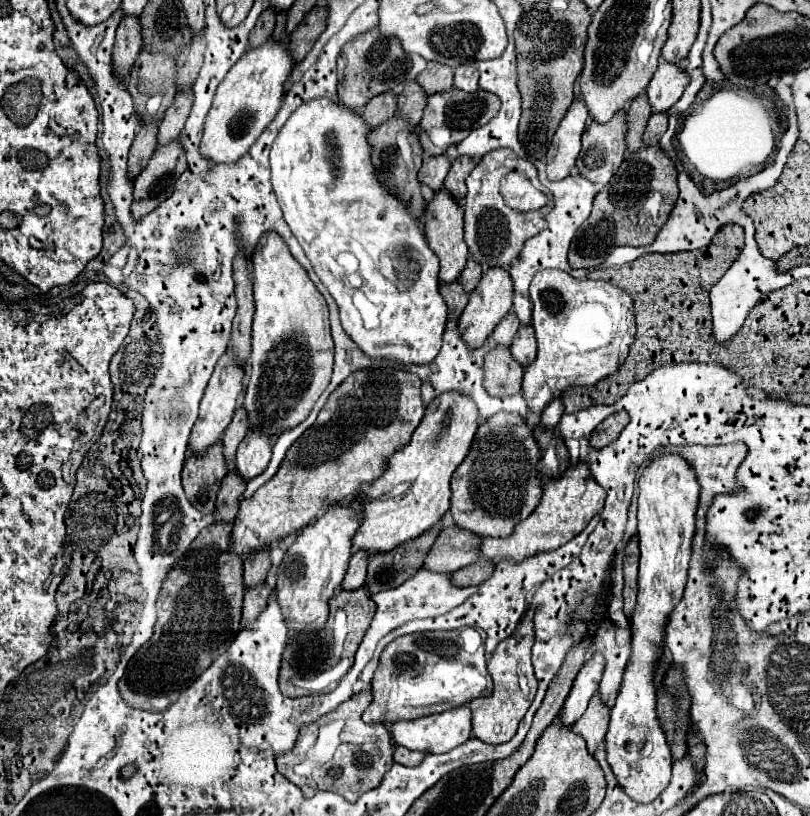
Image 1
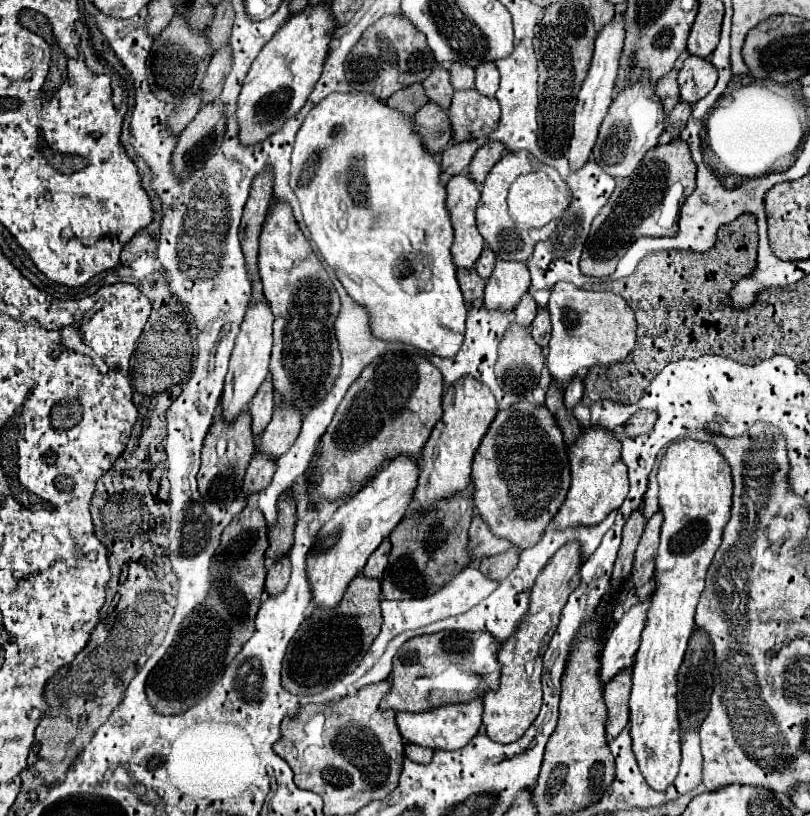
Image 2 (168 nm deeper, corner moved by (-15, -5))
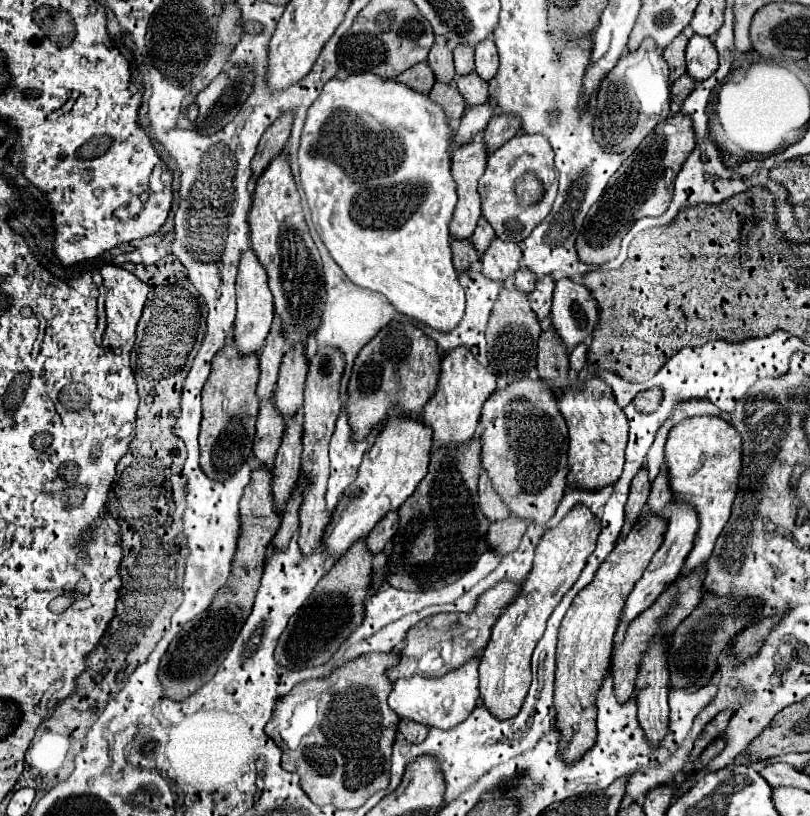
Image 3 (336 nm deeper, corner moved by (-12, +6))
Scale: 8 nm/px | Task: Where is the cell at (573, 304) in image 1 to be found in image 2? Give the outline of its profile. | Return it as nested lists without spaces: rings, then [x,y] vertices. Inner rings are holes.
[[[558,282],[552,288],[548,312],[552,320],[552,338],[546,366],[558,388],[566,388],[568,382],[594,366],[608,368],[624,362],[636,346],[636,314],[620,294],[582,290],[570,282]]]

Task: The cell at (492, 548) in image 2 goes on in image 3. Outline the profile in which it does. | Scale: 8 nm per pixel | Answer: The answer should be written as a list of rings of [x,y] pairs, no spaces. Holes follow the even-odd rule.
[[[481,471],[479,477],[479,505],[491,521],[501,521],[509,515],[509,509],[505,509],[505,503],[501,501],[501,497],[497,497],[493,485],[489,485],[489,475],[485,475],[485,471]]]

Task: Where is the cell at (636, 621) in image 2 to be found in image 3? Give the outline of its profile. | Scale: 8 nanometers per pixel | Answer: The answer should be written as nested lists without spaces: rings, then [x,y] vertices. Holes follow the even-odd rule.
[[[671,499],[671,519],[669,519],[669,529],[665,533],[665,541],[663,541],[661,549],[655,553],[649,567],[645,569],[643,577],[635,583],[635,589],[631,591],[631,595],[623,607],[621,625],[629,625],[639,613],[649,609],[649,605],[655,603],[659,593],[665,591],[677,579],[677,575],[681,573],[681,565],[685,563],[685,557],[689,555],[689,549],[693,549],[693,537],[697,535],[697,529],[699,529],[697,513],[693,513],[693,509],[685,509],[685,505],[673,505],[673,499]]]

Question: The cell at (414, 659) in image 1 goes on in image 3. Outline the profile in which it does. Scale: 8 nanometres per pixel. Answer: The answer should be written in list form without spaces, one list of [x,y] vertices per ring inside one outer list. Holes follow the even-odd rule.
[[[501,581],[501,585],[493,585],[493,589],[487,589],[477,599],[476,607],[470,613],[439,613],[439,615],[433,615],[429,619],[419,621],[407,633],[407,639],[405,639],[405,643],[401,647],[399,663],[387,671],[389,679],[395,681],[399,677],[427,675],[427,671],[419,669],[419,659],[423,657],[423,653],[429,653],[429,651],[437,651],[439,657],[447,659],[449,663],[445,663],[445,667],[453,665],[451,657],[459,657],[459,667],[461,667],[465,661],[469,661],[469,657],[479,655],[489,643],[491,627],[501,617],[501,613],[507,609],[507,605],[511,605],[515,601],[515,597],[519,595],[519,589],[521,589],[521,585],[509,585],[509,581]]]

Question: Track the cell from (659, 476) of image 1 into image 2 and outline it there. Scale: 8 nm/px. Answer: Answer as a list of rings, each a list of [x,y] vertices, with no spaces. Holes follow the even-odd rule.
[[[680,440],[668,446],[658,468],[658,502],[664,516],[660,548],[654,570],[654,592],[642,642],[632,668],[630,736],[638,768],[656,792],[674,784],[680,768],[680,724],[676,704],[676,674],[682,664],[688,638],[694,630],[694,612],[704,590],[706,570],[720,546],[722,530],[730,516],[732,478],[728,462],[716,446],[696,440]]]

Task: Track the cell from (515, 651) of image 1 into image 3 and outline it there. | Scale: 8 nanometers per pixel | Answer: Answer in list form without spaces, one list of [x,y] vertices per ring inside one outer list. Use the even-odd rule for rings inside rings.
[[[575,505],[559,525],[545,529],[541,541],[535,547],[533,569],[525,583],[521,585],[521,593],[507,607],[507,611],[499,617],[499,621],[491,629],[491,641],[481,655],[479,665],[479,691],[485,707],[499,719],[511,719],[519,713],[527,689],[531,685],[531,653],[545,631],[545,623],[553,609],[559,605],[561,597],[571,589],[575,579],[581,575],[587,557],[595,549],[595,541],[599,537],[601,523],[599,519],[585,509],[585,505]]]

